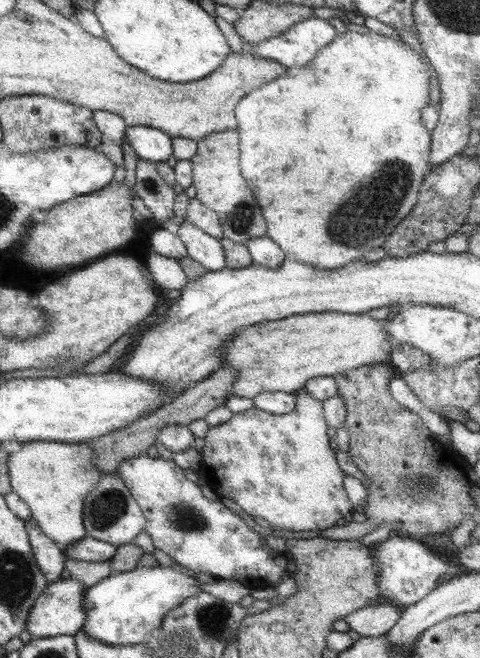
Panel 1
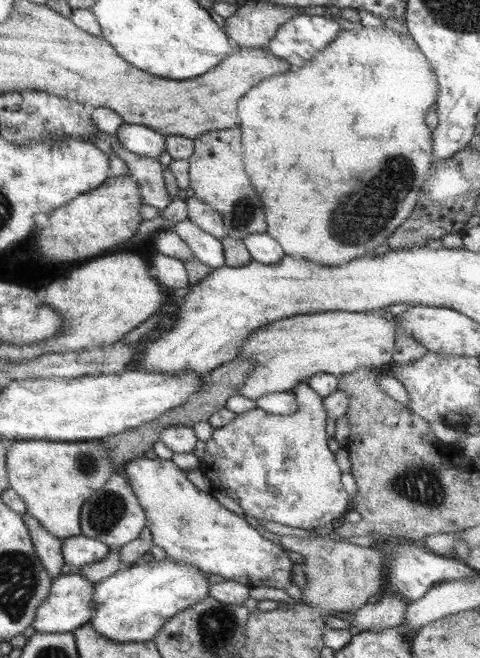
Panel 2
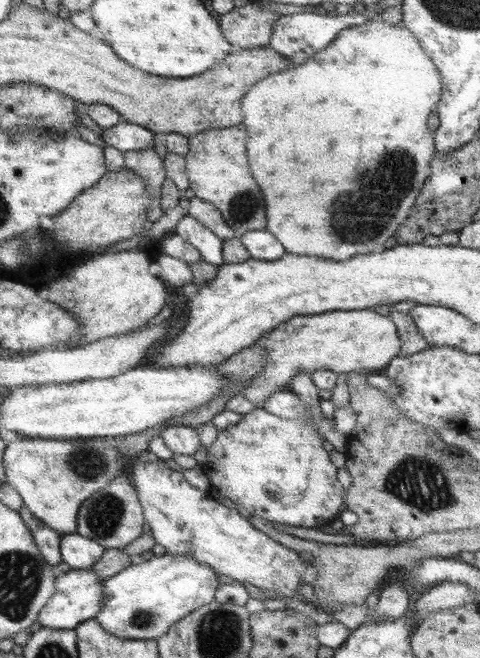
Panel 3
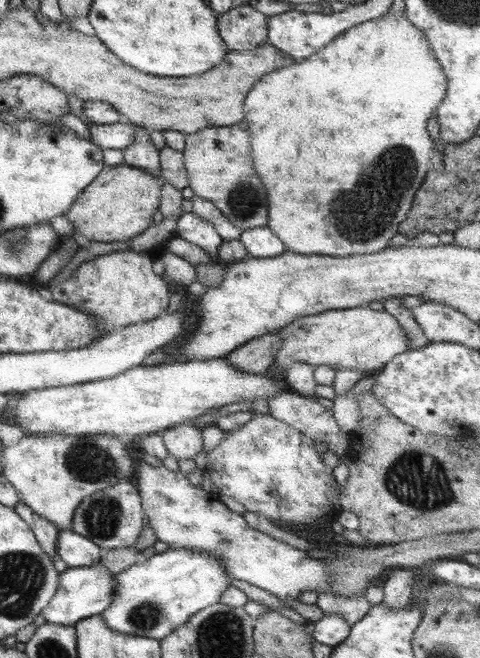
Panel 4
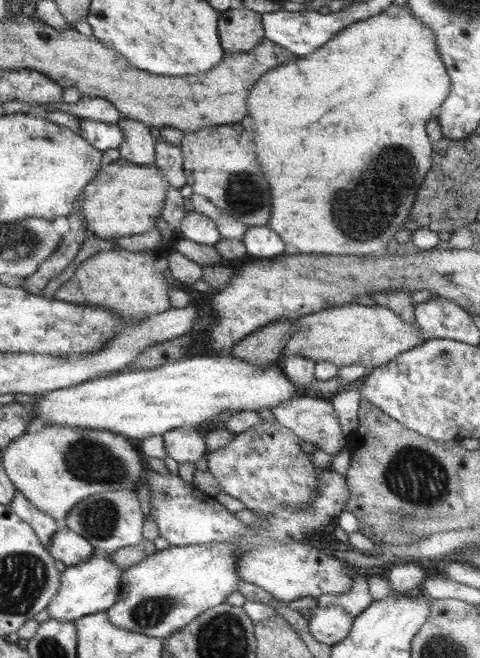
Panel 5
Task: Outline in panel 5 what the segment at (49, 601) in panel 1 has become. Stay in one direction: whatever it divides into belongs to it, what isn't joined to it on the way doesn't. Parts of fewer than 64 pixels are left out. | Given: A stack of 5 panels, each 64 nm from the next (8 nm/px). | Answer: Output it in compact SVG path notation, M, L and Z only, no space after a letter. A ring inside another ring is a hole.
M97 551L86 562L61 572L60 587L47 610L52 619L74 622L79 618L107 611L120 597L123 568L115 565L110 554Z

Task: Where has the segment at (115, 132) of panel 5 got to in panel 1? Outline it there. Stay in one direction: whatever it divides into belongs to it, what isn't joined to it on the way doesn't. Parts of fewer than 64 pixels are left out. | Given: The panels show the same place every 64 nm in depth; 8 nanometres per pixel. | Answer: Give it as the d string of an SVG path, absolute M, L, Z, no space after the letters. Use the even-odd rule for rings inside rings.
M127 126L124 140L128 140L132 150L147 161L166 162L173 155L172 136L149 126Z

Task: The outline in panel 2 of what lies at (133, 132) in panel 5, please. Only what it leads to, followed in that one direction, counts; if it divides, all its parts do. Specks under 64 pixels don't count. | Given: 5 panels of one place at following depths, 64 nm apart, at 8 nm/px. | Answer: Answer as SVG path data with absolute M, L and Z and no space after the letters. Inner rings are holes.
M114 137L111 140L111 148L120 159L124 160L128 167L128 173L139 184L140 196L145 204L154 206L163 213L163 210L171 203L165 185L163 173L164 165L158 158L140 156L130 150L126 150Z

